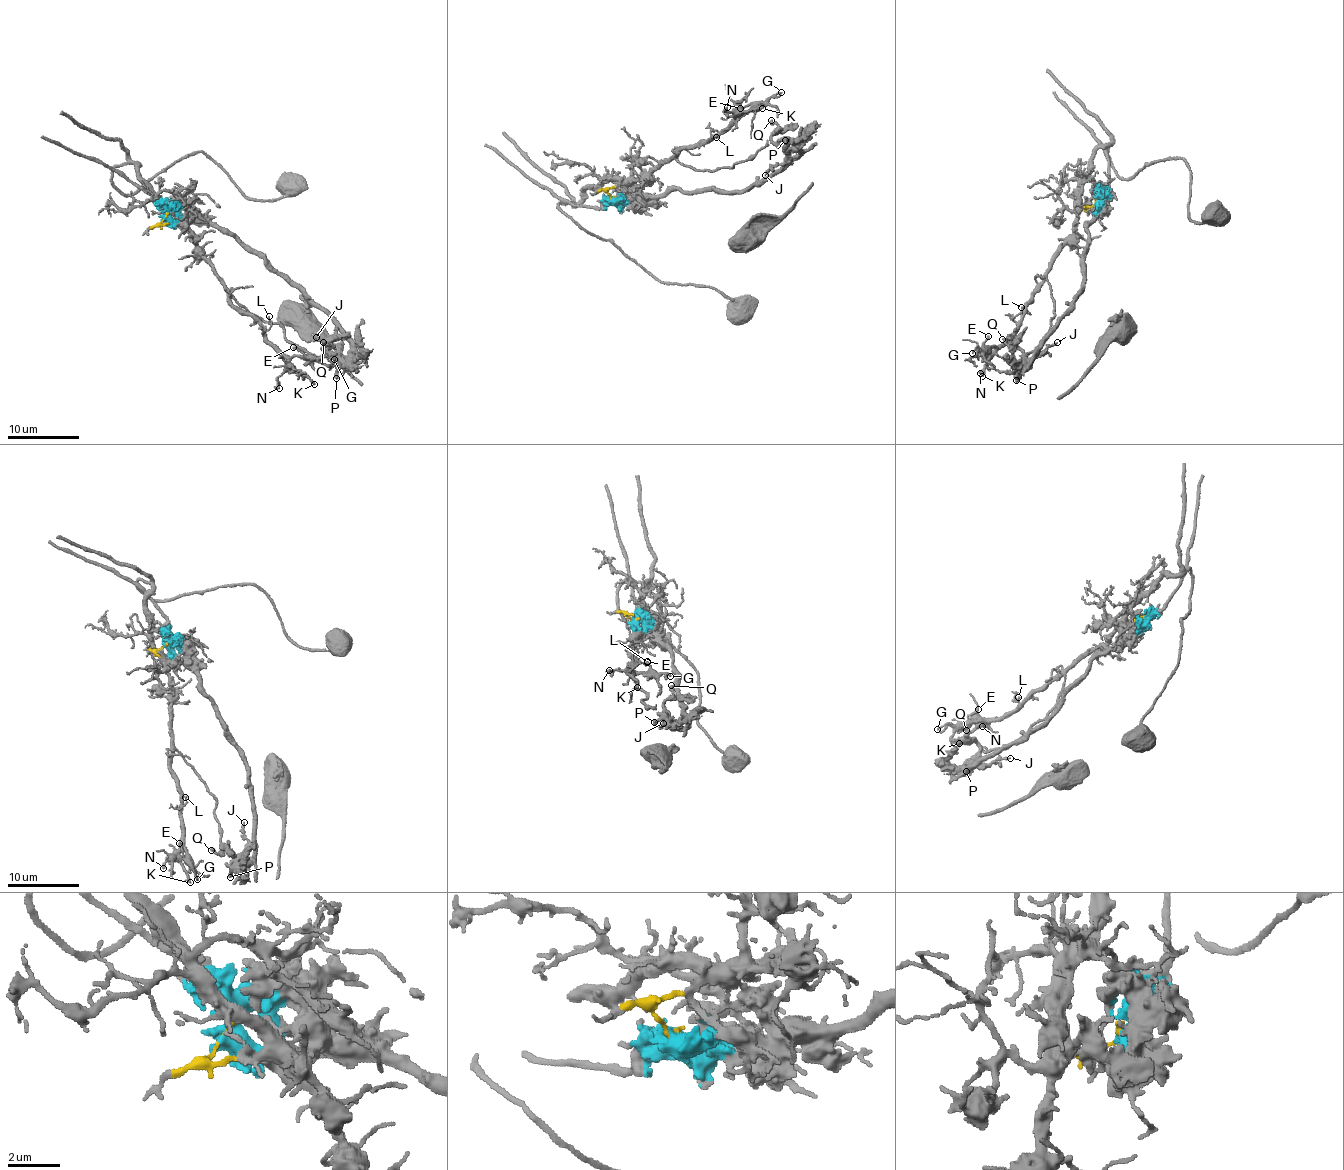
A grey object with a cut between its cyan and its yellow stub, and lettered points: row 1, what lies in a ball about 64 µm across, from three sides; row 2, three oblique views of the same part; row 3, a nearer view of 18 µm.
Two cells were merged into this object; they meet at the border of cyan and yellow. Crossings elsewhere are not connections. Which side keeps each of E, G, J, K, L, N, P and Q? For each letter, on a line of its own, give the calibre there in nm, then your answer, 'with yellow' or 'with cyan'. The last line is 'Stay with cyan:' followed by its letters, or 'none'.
E: calibre 150 nm; with yellow
G: calibre 100 nm; with yellow
J: calibre 180 nm; with cyan
K: calibre 240 nm; with yellow
L: calibre 120 nm; with yellow
N: calibre 190 nm; with yellow
P: calibre 280 nm; with cyan
Q: calibre 260 nm; with cyan
Stay with cyan: J, P, Q

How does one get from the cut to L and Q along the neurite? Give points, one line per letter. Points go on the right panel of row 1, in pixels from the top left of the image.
L: (1095, 202), (1081, 208), (1073, 236), (1057, 254), (1020, 319), (1014, 321), (1013, 319), (1022, 307)
Q: (1095, 202), (1097, 208), (1105, 207), (1086, 229), (1081, 293), (1028, 362), (1020, 349), (1002, 339)

